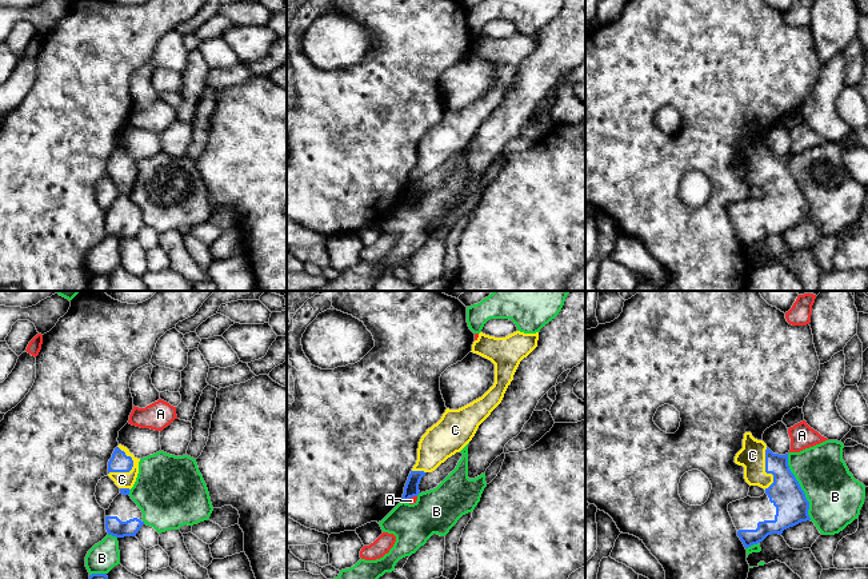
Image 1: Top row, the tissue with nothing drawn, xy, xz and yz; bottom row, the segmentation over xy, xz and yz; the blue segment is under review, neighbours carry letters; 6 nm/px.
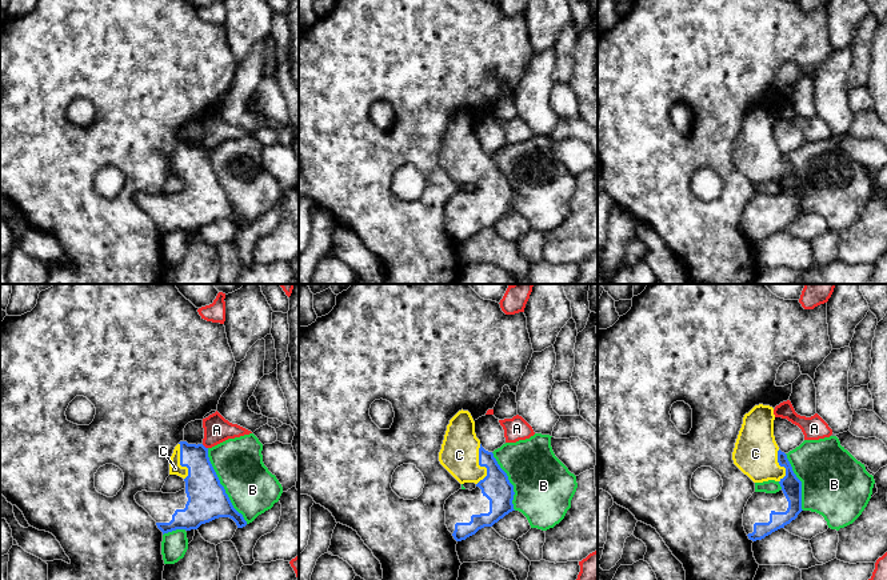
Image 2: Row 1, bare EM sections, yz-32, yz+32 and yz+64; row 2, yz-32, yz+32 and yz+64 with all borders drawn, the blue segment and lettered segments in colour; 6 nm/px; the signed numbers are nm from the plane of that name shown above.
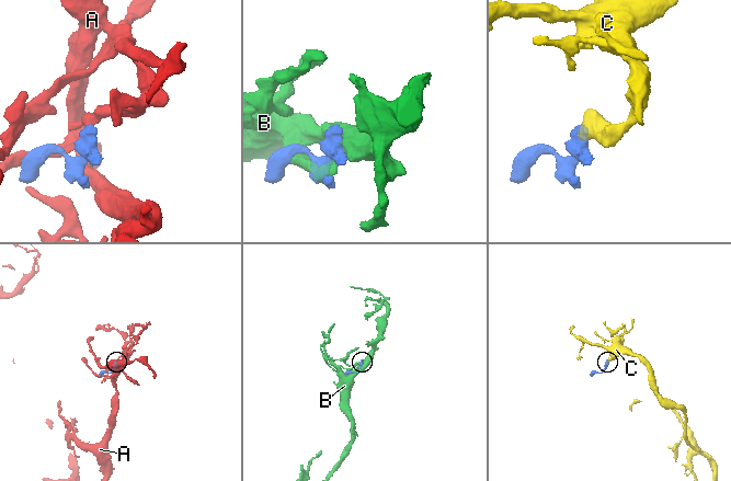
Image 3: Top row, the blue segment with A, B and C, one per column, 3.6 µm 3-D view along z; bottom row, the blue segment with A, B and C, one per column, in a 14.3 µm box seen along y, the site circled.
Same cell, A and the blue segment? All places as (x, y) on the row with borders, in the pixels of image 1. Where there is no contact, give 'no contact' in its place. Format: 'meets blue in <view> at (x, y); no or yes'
meets blue in xz at (410, 496); no

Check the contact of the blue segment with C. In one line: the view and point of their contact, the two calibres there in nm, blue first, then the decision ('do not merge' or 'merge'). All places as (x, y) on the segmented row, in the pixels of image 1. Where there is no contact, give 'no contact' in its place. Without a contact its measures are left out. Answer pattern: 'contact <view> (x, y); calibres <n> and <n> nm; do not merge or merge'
contact xy (131, 468); calibres 120 and 100 nm; merge

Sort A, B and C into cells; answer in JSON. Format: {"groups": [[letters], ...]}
{"groups": [["A"], ["B"], ["C"]]}

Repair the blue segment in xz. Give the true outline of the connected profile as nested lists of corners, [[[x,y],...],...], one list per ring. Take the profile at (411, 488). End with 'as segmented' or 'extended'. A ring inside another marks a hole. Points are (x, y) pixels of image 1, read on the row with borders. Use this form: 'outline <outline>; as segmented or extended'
outline [[[516,331],[505,338],[479,334],[471,352],[495,364],[495,383],[472,403],[459,410],[447,408],[441,419],[421,436],[417,460],[405,483],[401,502],[417,496],[421,478],[427,472],[435,471],[472,440],[479,426],[501,403],[520,362],[537,347],[537,340],[539,332]]]; extended

